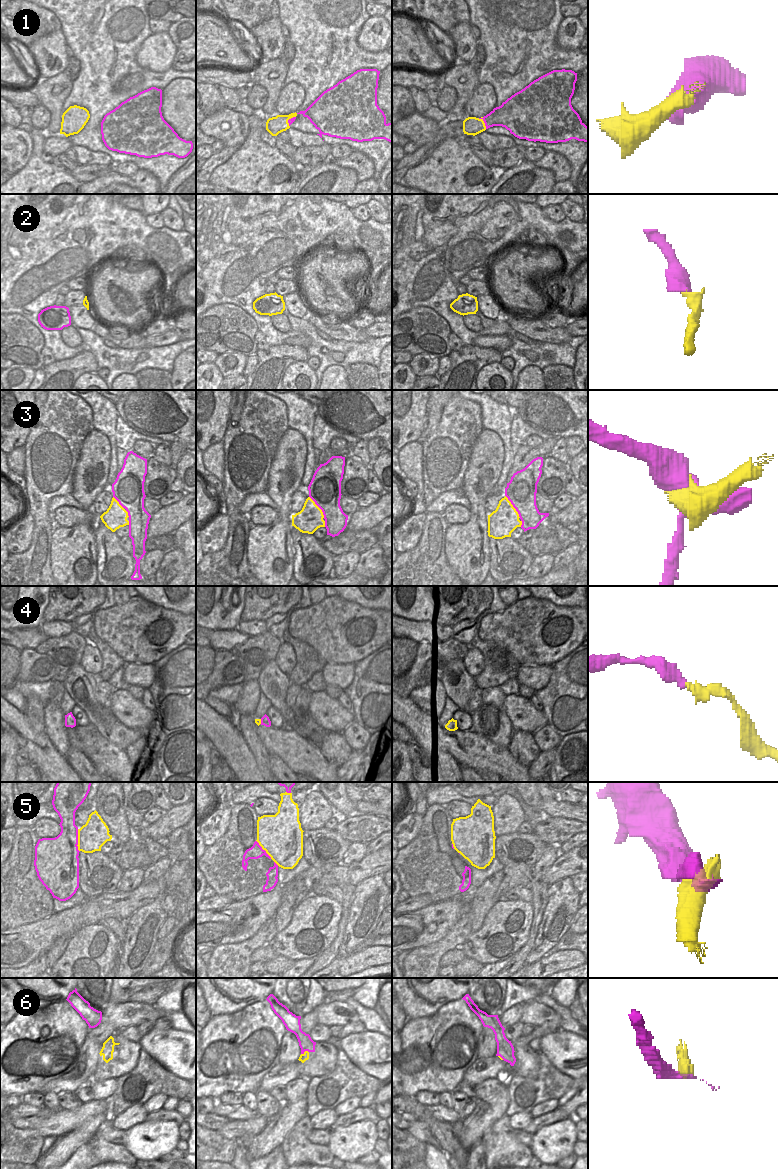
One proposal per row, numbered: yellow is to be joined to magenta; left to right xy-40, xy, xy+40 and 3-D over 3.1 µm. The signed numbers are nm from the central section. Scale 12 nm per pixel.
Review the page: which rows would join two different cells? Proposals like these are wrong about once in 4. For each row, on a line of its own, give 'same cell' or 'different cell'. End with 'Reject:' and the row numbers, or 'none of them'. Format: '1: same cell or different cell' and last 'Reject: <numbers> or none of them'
1: different cell
2: same cell
3: different cell
4: same cell
5: same cell
6: different cell
Reject: 1, 3, 6

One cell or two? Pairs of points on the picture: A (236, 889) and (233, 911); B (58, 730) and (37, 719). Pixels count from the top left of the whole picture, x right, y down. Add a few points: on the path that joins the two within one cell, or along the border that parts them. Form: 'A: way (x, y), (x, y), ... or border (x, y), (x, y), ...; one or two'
A: border (257, 895), (233, 902); two
B: border (45, 704), (44, 731); two

